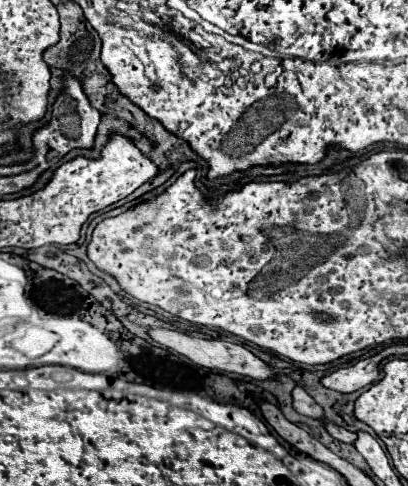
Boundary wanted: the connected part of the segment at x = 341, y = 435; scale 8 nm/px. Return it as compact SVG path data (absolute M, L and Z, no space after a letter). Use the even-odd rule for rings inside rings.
M327 423L327 431L329 431L337 441L341 441L341 443L349 443L349 445L353 445L353 443L357 441L357 435L355 435L355 433L345 431L345 429L341 429L341 427L333 425L333 423Z

